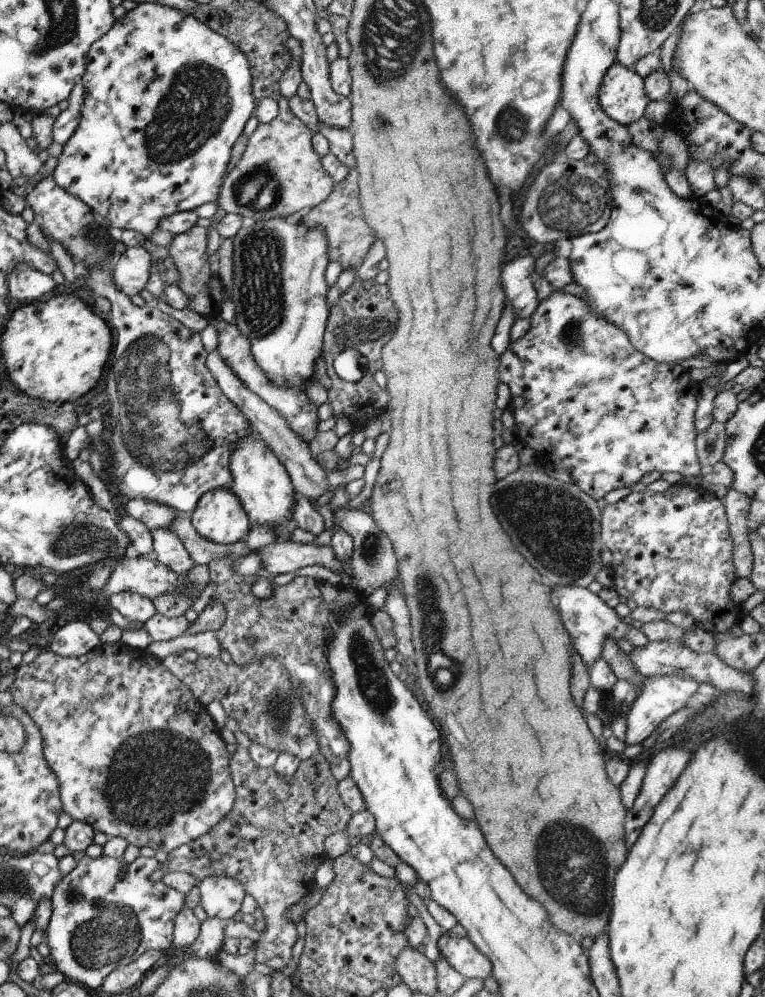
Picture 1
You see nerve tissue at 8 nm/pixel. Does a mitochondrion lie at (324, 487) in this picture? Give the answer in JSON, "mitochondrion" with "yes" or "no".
{"mitochondrion":"no"}

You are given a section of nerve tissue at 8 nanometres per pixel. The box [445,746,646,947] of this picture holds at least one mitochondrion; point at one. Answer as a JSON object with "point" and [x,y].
{"point":[572,870]}

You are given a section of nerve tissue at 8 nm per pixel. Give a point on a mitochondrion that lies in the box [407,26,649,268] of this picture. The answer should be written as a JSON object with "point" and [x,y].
{"point":[556,211]}

